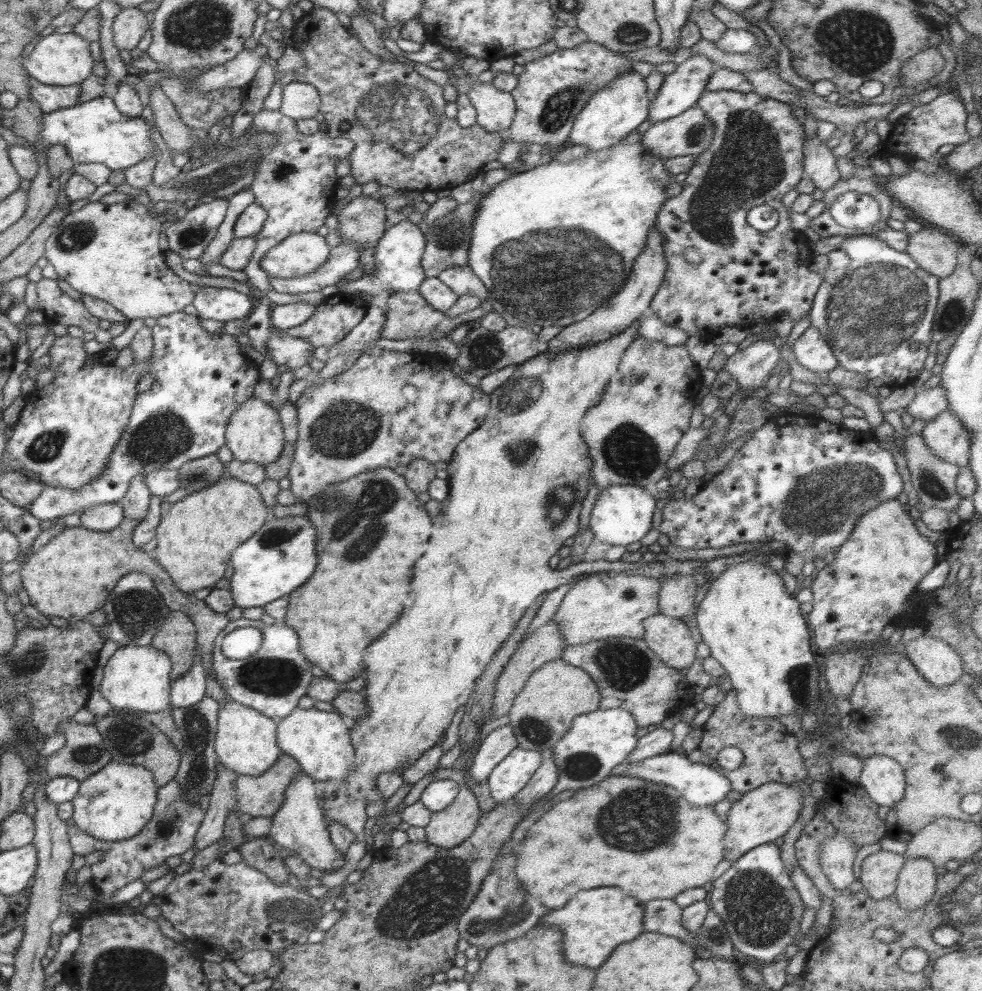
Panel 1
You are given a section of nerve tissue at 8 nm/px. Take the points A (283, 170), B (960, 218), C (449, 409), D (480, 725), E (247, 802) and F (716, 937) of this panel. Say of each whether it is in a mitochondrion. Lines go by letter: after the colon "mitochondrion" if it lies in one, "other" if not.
A: mitochondrion
B: other
C: other
D: other
E: other
F: mitochondrion

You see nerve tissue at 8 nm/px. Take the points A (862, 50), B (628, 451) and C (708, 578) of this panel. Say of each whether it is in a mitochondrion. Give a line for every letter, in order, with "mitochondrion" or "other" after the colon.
A: mitochondrion
B: mitochondrion
C: other

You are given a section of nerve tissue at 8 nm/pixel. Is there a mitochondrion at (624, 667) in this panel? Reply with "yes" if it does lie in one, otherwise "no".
yes

